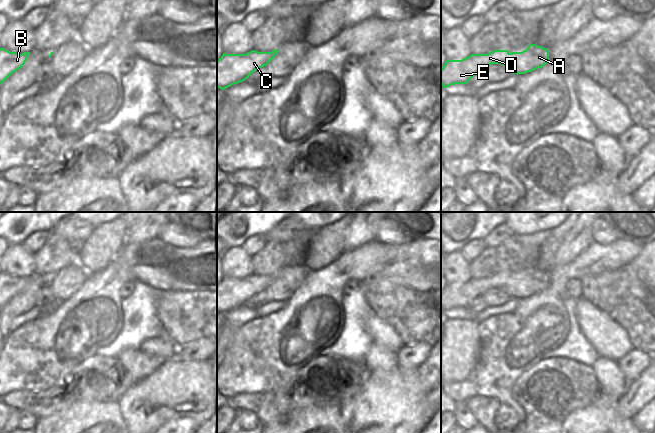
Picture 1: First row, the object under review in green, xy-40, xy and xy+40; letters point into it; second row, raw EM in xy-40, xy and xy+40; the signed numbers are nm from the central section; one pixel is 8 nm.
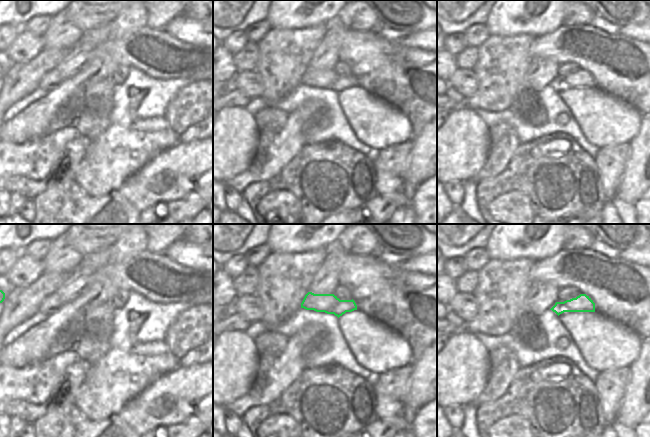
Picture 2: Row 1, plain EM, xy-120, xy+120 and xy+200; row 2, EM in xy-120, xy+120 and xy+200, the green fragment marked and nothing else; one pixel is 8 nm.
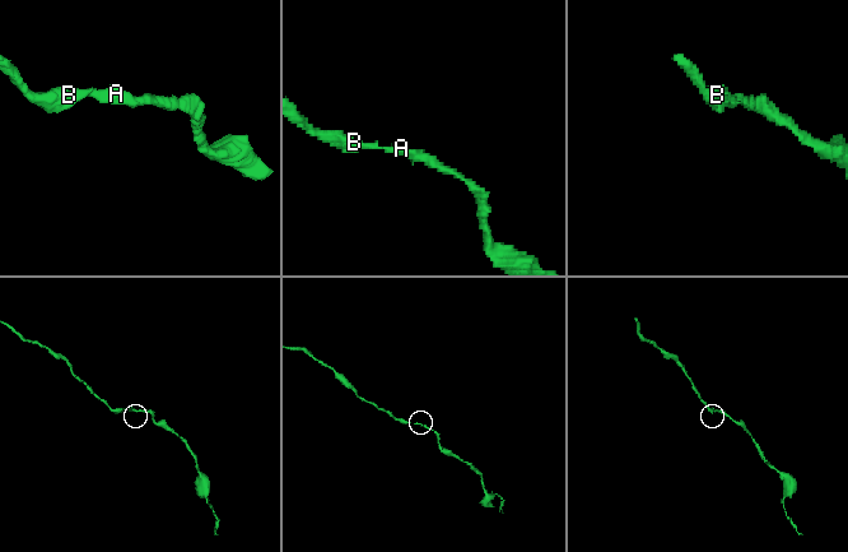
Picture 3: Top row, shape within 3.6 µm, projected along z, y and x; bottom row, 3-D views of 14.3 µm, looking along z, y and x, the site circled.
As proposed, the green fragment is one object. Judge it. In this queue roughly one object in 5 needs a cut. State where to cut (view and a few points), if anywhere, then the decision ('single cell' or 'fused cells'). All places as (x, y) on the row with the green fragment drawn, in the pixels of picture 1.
no cut; single cell

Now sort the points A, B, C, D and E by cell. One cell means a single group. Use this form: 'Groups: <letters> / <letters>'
Groups: A B C D E

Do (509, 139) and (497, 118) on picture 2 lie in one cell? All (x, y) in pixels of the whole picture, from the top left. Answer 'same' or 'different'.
different

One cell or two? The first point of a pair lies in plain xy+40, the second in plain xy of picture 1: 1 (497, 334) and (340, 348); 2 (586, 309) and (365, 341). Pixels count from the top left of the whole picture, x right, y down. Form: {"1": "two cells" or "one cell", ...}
{"1": "two cells", "2": "two cells"}

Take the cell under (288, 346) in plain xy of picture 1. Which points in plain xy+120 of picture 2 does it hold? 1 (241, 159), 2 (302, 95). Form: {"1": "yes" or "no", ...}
{"1": "no", "2": "no"}

